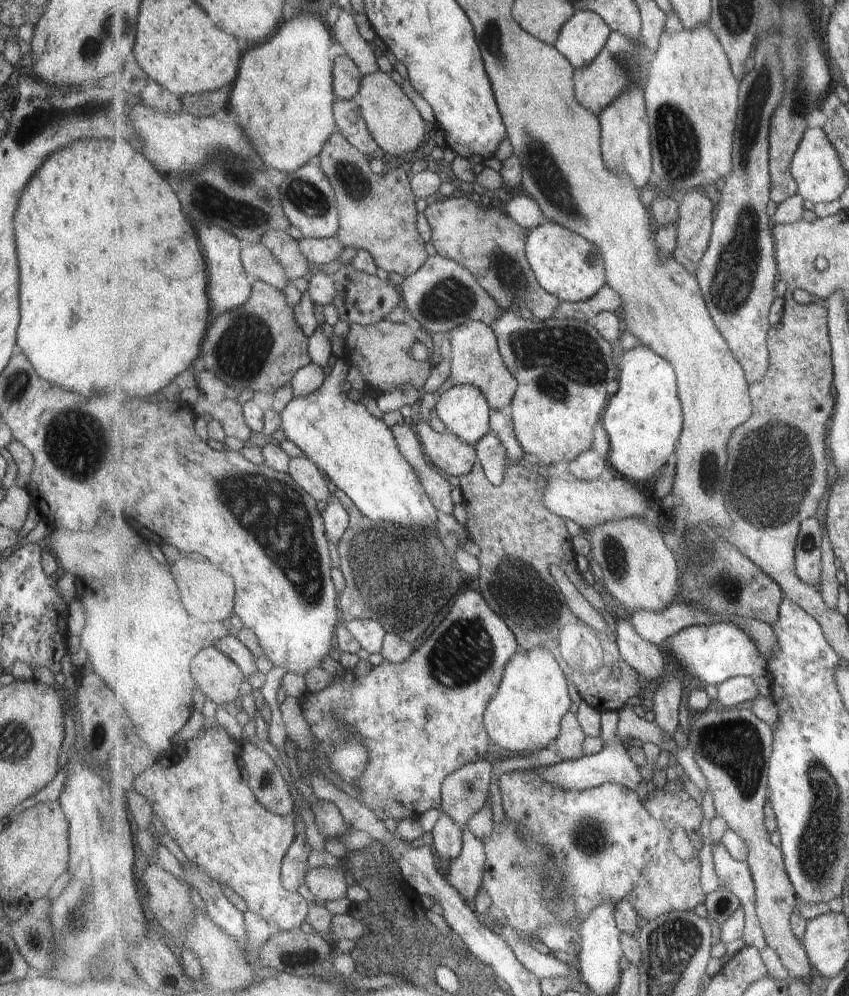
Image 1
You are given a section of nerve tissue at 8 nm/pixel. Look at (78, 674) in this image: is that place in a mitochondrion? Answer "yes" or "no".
no

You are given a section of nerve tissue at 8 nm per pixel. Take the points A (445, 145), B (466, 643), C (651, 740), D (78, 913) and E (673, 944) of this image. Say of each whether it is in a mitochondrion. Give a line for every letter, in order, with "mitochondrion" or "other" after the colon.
A: other
B: mitochondrion
C: other
D: mitochondrion
E: mitochondrion

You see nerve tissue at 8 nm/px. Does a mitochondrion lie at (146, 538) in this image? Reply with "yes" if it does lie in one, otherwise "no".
no

